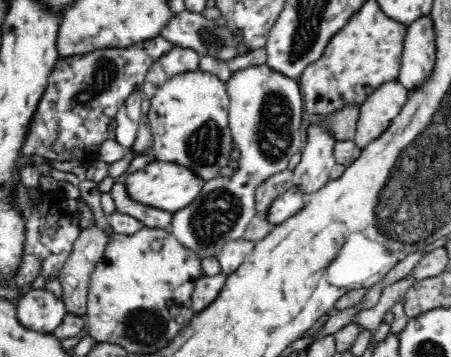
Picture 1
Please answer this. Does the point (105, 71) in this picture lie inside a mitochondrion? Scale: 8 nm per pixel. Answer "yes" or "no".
yes

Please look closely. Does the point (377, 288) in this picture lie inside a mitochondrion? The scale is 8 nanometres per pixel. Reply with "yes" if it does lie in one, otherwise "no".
no

